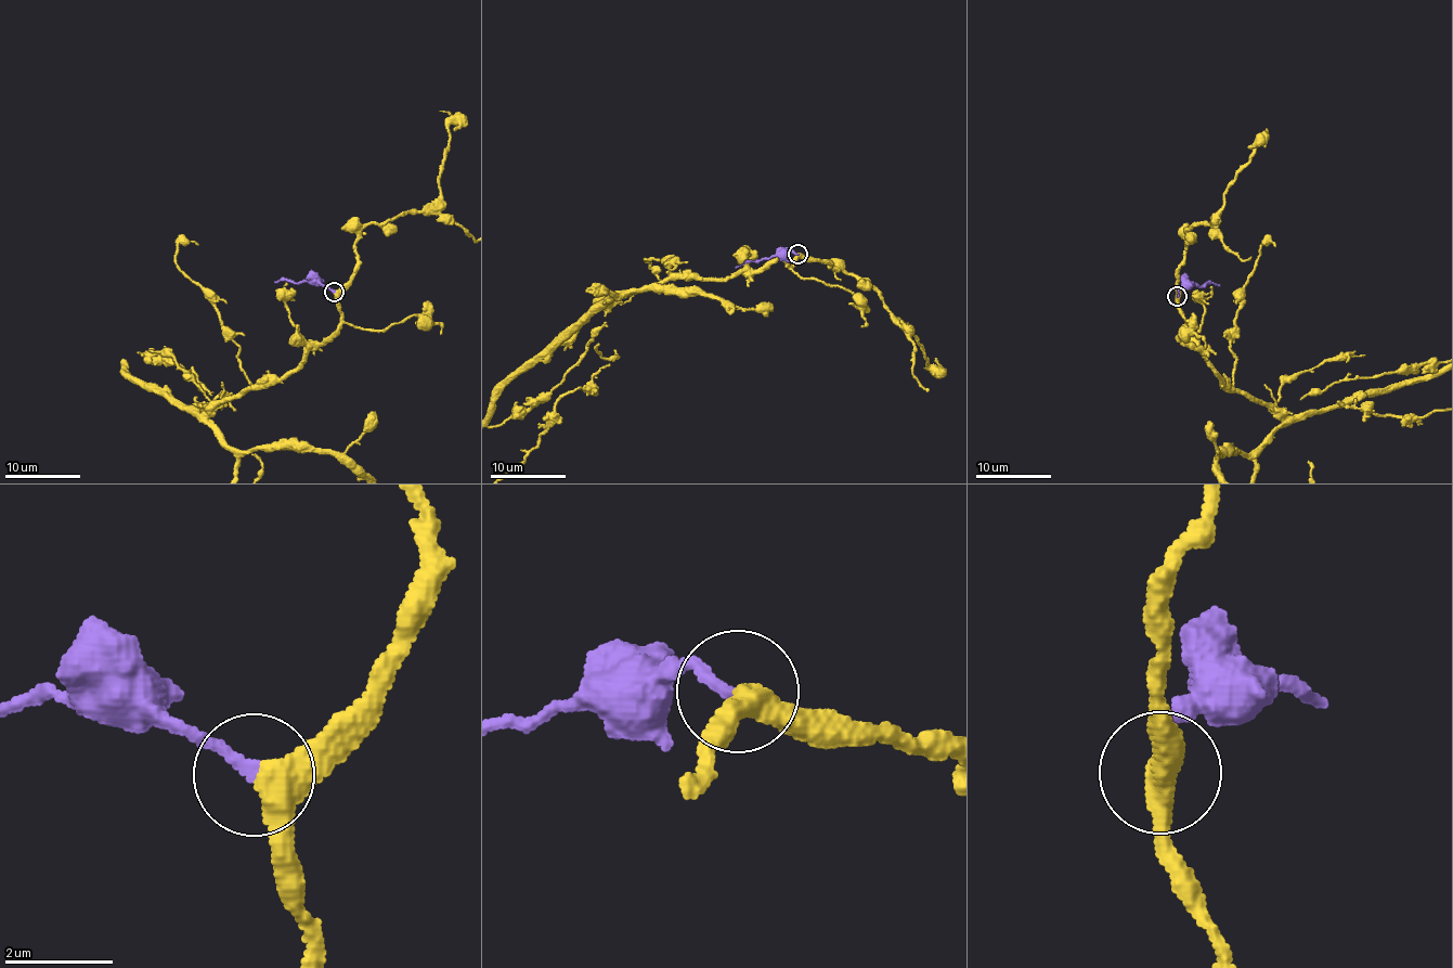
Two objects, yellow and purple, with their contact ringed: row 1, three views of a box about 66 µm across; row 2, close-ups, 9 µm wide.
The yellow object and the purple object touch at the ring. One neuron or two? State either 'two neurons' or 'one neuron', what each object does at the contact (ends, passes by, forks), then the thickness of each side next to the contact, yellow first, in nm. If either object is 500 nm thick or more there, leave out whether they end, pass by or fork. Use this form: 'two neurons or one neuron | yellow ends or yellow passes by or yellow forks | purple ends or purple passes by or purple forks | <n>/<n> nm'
one neuron | yellow passes by | purple ends | 440/220 nm

